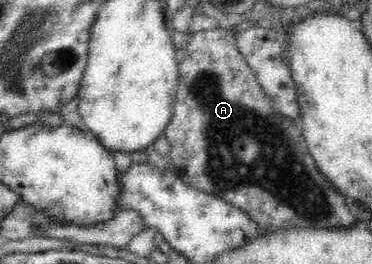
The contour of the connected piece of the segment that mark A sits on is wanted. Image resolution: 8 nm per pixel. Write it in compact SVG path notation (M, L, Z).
M220 25L213 29L192 32L189 36L184 60L179 64L178 68L179 82L176 90L176 101L173 103L169 122L161 133L171 147L166 157L170 162L170 167L176 171L177 176L187 186L194 187L199 191L206 191L206 194L214 195L232 206L239 207L241 211L244 211L259 225L263 233L272 233L272 231L278 231L278 229L350 229L350 227L354 227L356 225L356 217L350 213L351 204L349 200L344 195L341 195L340 191L318 169L308 149L308 144L303 140L301 126L294 122L290 116L284 116L282 112L278 112L278 108L274 106L272 98L262 91L262 86L256 79L254 70L252 70L242 52L238 50L236 38L234 37L235 35L231 33L231 30L225 29Z

